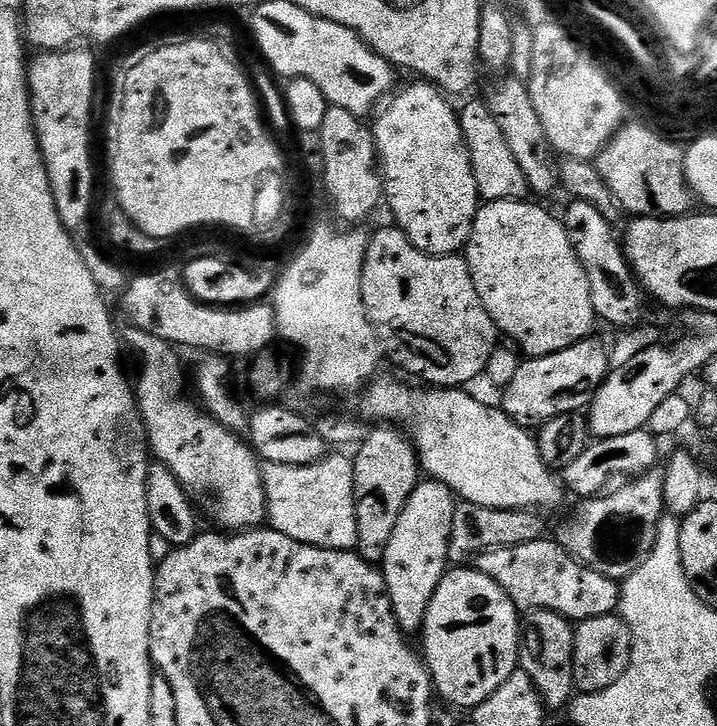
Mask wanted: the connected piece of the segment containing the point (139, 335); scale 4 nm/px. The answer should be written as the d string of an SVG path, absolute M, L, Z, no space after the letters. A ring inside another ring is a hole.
M131 326L121 327L118 336L123 347L127 351L129 348L140 363L140 381L135 381L134 391L136 402L140 405L140 417L144 420L144 431L151 455L159 463L166 465L174 478L178 478L180 485L193 497L216 496L216 501L212 504L212 516L221 524L217 524L221 529L235 534L249 528L261 527L266 520L268 504L263 486L262 464L251 443L240 440L230 429L220 425L199 403L191 404L184 397L184 368L180 365L182 356L173 345L146 330Z

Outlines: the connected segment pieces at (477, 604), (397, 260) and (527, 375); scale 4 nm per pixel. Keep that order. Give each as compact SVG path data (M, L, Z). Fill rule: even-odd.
M456 566L445 572L422 629L422 659L437 697L456 708L476 708L520 663L522 616L516 604L486 574L472 566Z
M398 226L392 228L380 228L376 233L371 233L368 249L364 255L364 265L362 266L362 302L368 315L369 322L372 323L372 329L376 331L376 337L380 339L383 351L388 352L405 368L408 372L413 372L416 376L421 376L425 380L423 383L428 386L438 388L460 388L468 386L471 380L483 377L487 370L487 364L490 362L490 356L494 354L498 347L498 329L496 323L490 318L490 314L482 306L478 298L478 290L472 281L472 275L468 269L468 261L463 255L453 254L451 256L431 256L422 250L418 250L410 242L410 238Z
M585 338L566 350L558 350L549 356L534 356L519 363L513 380L502 388L502 407L506 415L516 424L539 426L562 414L583 413L610 375L609 349L607 352L592 339Z

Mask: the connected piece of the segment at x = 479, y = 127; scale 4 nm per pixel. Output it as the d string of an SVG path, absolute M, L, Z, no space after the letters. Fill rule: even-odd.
M483 99L472 100L464 109L459 109L458 115L481 197L485 201L525 199L530 192L526 174L522 174L522 166L514 162L514 154L510 154L510 146L502 134L500 121L488 108L487 103Z

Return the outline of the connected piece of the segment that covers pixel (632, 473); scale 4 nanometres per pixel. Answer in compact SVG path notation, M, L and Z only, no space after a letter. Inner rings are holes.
M644 428L614 438L593 439L581 457L574 458L570 466L563 468L562 483L571 495L573 492L579 498L599 496L609 487L607 484L611 480L628 482L653 471L657 467L656 459L660 456L660 448L656 444L659 444L657 437Z

